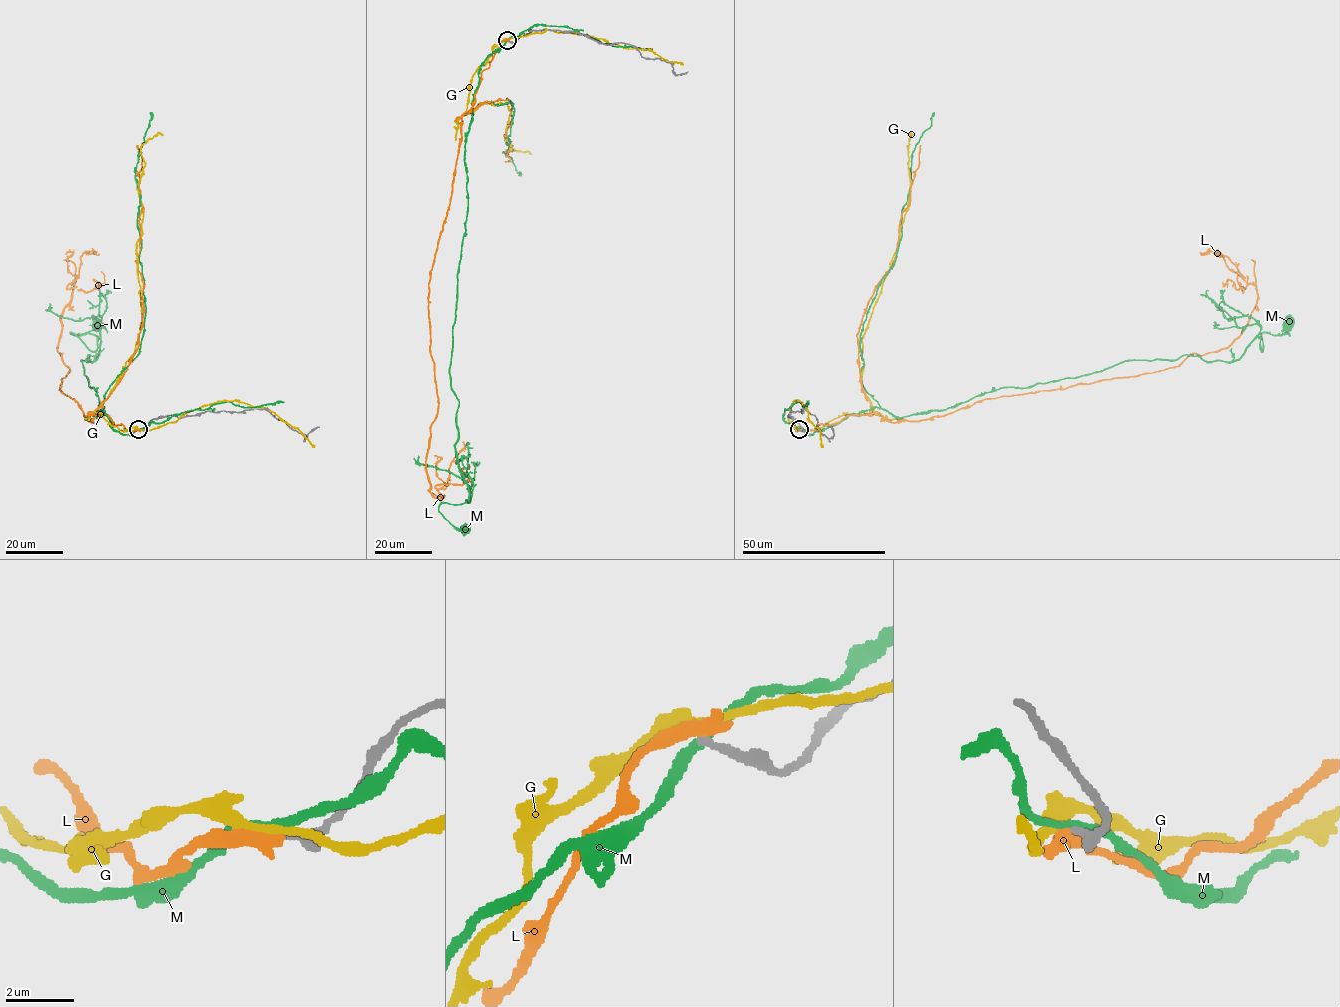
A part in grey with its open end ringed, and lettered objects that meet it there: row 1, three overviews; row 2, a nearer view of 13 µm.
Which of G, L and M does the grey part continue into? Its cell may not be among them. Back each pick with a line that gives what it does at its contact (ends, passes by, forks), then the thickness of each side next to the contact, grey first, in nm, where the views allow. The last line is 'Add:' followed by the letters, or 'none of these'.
Add: none of these

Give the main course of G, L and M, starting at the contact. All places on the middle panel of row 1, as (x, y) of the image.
G: (507, 40), (473, 75), (463, 115), (482, 102), (506, 103), (505, 139), (512, 148), (505, 151), (531, 154)
L: (507, 40), (459, 118), (428, 282), (431, 493), (462, 485), (468, 464)
M: (507, 41), (478, 72), (465, 141), (468, 210), (449, 369), (468, 499), (438, 507), (464, 529)

